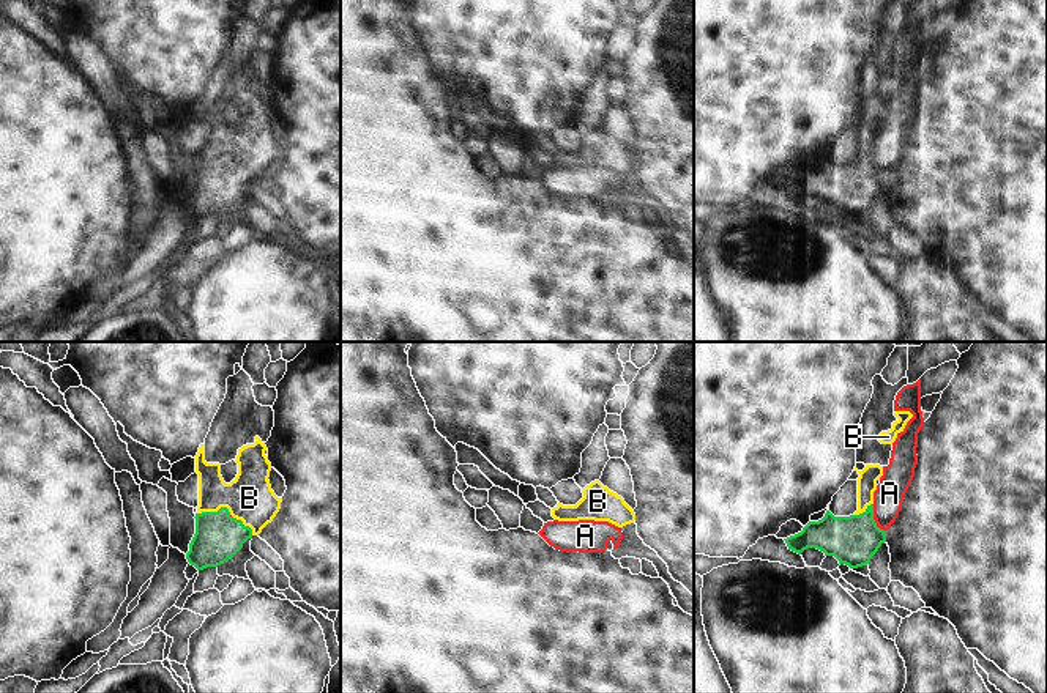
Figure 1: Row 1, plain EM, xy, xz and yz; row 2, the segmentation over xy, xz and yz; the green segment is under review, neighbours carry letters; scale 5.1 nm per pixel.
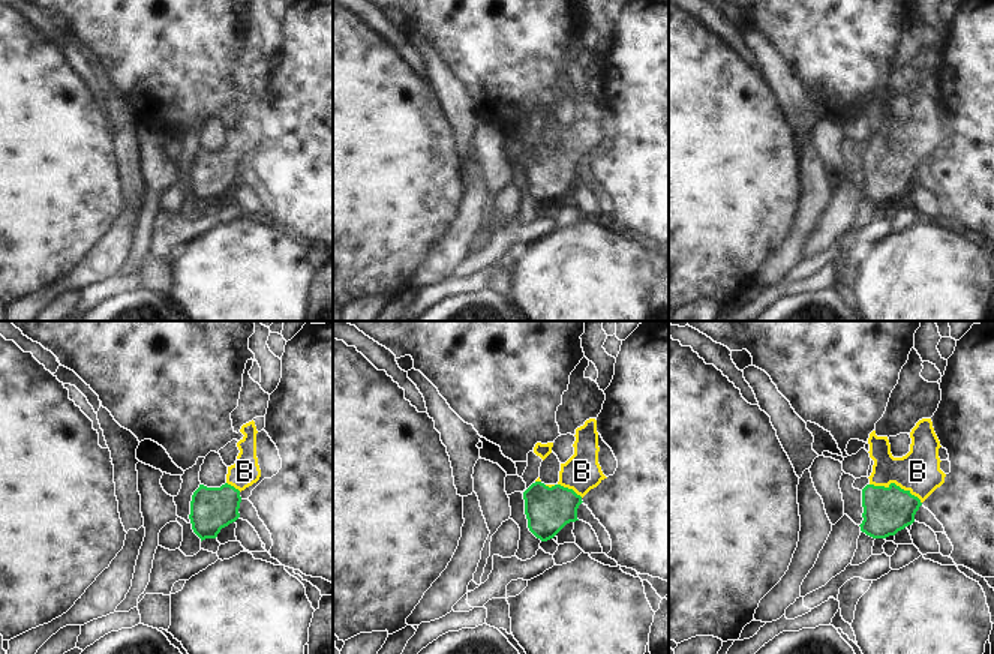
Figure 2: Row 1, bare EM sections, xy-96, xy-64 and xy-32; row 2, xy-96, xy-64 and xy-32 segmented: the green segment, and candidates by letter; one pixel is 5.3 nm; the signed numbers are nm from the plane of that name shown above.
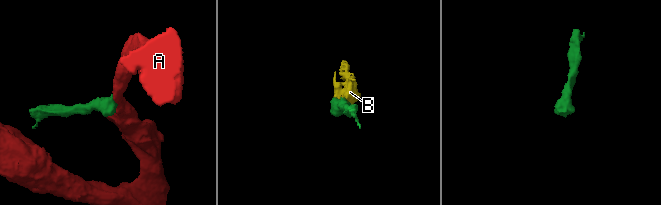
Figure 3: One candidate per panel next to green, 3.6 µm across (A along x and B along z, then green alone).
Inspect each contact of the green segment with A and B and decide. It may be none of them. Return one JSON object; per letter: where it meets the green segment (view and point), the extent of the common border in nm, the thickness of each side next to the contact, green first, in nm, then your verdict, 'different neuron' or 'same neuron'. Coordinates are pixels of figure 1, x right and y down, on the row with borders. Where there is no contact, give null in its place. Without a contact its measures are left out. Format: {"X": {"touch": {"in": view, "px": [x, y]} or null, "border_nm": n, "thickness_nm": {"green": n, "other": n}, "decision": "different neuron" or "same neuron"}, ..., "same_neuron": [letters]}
{"A": {"touch": {"in": "yz", "px": [872, 518]}, "border_nm": 160, "thickness_nm": {"green": 240, "other": 150}, "decision": "different neuron"}, "B": {"touch": {"in": "xy", "px": [227, 509]}, "border_nm": 300, "thickness_nm": {"green": 240, "other": 240}, "decision": "same neuron"}, "same_neuron": ["B"]}

